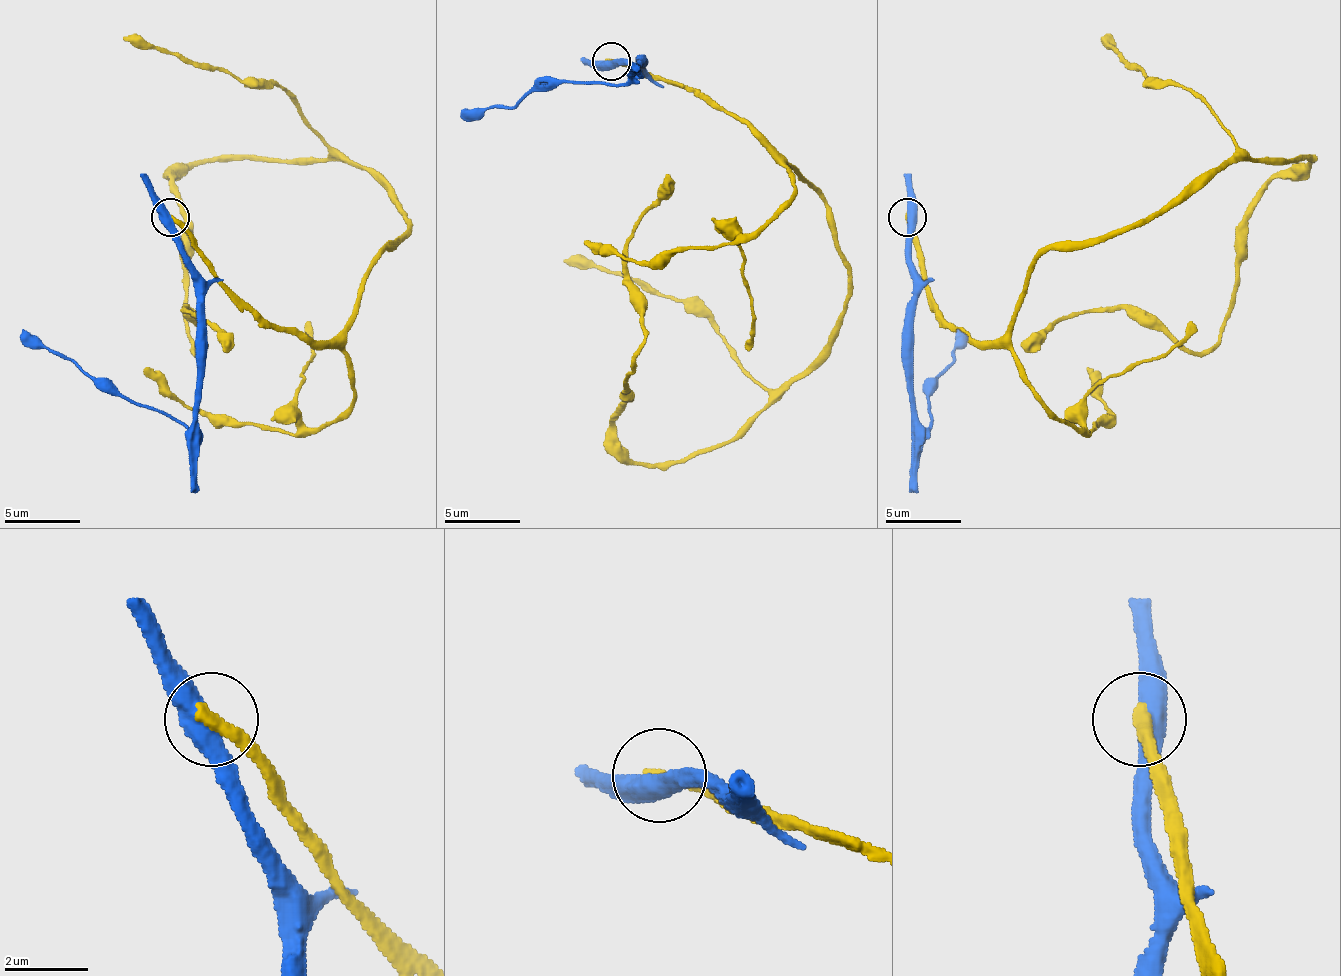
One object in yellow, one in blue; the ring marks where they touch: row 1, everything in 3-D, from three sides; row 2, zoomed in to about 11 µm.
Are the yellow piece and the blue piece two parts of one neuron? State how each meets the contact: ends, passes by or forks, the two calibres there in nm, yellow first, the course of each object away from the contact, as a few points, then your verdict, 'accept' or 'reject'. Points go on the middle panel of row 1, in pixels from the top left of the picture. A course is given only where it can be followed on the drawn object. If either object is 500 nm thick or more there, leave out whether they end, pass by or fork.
calibres 360 and 500 nm; course yellow (610, 62), (750, 130), (848, 270), (841, 327), (727, 441), (636, 463), (625, 240), (670, 175); course blue (610, 62), (640, 65), (617, 84), (538, 81), (511, 107), (477, 107), (462, 115); reject

